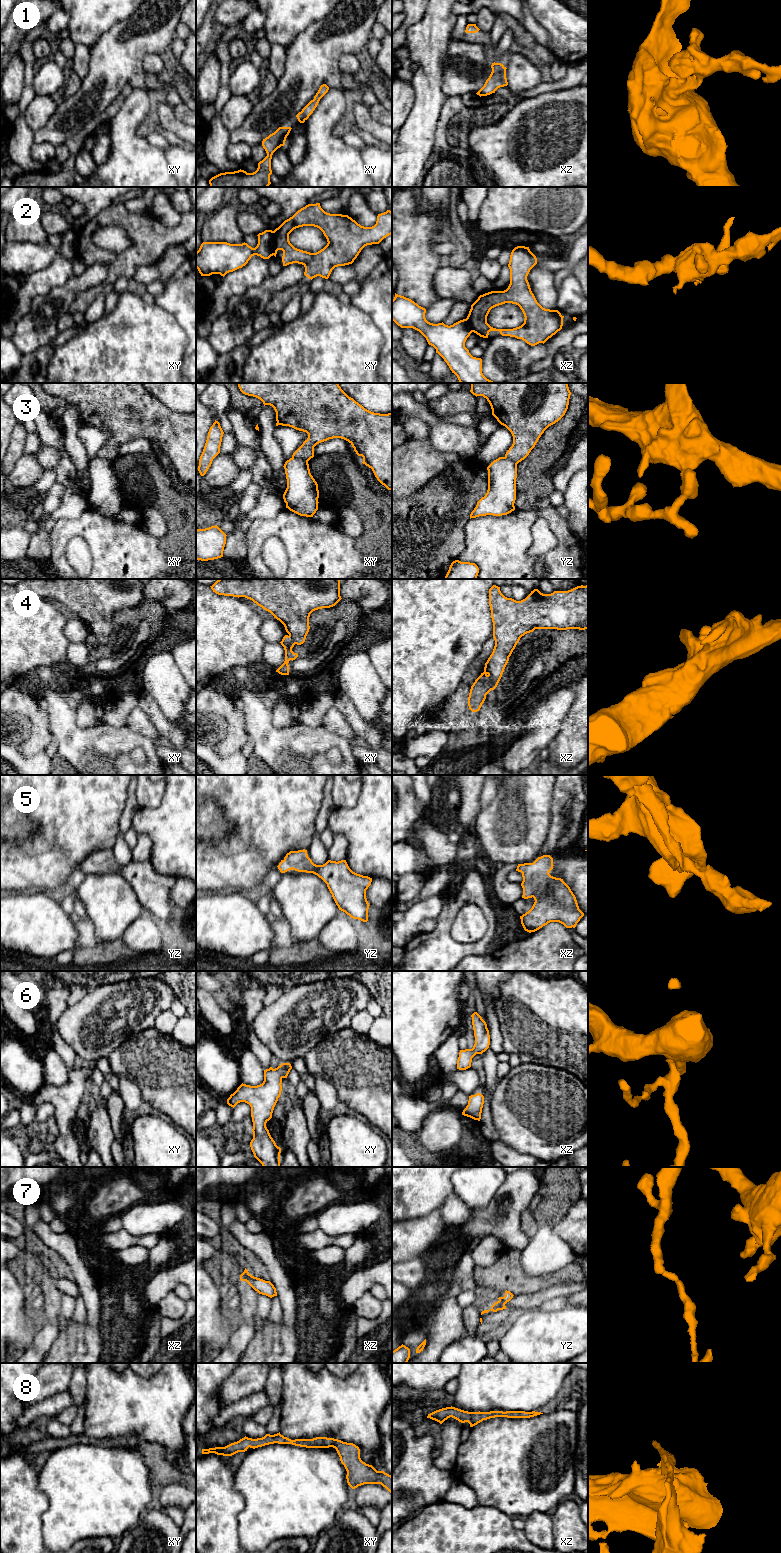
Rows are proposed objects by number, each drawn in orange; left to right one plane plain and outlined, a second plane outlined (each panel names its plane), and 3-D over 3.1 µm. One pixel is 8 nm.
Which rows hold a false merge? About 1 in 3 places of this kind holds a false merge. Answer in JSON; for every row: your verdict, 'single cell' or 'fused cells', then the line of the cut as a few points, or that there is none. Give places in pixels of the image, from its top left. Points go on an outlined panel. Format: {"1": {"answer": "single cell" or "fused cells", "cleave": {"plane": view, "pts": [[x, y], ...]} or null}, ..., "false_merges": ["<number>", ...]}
{"1": {"answer": "single cell", "cleave": null}, "2": {"answer": "fused cells", "cleave": {"plane": "xy", "pts": [[272, 231], [273, 254]]}}, "3": {"answer": "fused cells", "cleave": {"plane": "xy", "pts": [[292, 456], [307, 461]]}}, "4": {"answer": "fused cells", "cleave": {"plane": "xz", "pts": [[484, 671], [489, 677], [491, 689]]}}, "5": {"answer": "single cell", "cleave": null}, "6": {"answer": "single cell", "cleave": null}, "7": {"answer": "single cell", "cleave": null}, "8": {"answer": "single cell", "cleave": null}, "false_merges": ["2", "3", "4"]}

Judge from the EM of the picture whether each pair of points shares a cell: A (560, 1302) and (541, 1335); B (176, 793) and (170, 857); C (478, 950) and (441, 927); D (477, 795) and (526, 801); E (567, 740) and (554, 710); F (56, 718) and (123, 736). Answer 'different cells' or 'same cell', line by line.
A: different cells
B: same cell
C: same cell
D: different cells
E: different cells
F: same cell

